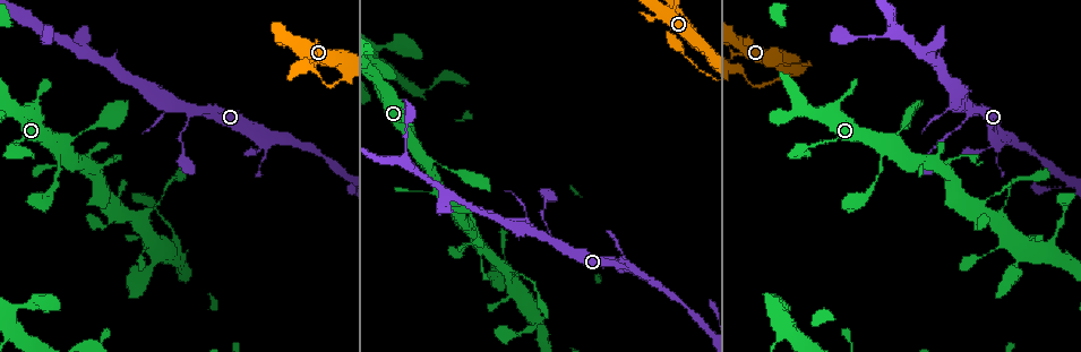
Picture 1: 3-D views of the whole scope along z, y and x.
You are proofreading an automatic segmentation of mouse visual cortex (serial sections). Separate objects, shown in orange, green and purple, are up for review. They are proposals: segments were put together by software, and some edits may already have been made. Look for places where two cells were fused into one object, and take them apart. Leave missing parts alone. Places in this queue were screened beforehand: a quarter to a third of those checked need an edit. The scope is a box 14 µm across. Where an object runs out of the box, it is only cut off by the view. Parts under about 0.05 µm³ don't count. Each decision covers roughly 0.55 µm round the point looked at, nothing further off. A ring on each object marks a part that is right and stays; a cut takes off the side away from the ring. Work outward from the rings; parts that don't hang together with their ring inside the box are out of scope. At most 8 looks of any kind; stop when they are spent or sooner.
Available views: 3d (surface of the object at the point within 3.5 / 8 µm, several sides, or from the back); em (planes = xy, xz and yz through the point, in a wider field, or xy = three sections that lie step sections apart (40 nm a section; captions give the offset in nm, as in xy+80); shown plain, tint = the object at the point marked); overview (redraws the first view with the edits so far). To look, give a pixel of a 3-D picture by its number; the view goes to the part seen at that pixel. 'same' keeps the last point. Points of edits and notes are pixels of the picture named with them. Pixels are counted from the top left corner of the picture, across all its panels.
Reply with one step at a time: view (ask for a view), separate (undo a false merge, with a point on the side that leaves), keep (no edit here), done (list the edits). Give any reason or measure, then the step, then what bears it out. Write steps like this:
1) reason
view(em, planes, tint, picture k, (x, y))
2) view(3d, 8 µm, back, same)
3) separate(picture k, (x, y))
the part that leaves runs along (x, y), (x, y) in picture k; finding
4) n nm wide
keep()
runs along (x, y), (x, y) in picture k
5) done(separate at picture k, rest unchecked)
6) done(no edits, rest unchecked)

thin arm on a thick one
view(3d, 3.5 µm, back, picture 1, (342, 79))

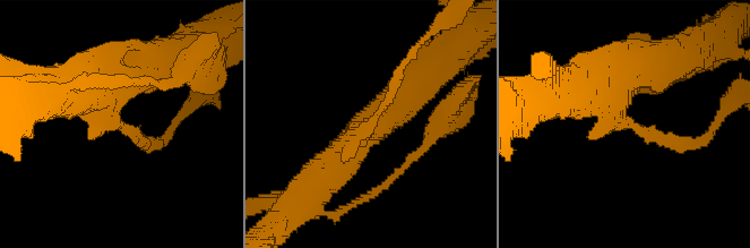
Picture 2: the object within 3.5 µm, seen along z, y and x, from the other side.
view(em, xy, step 3, tint, picture 2, (366, 128))

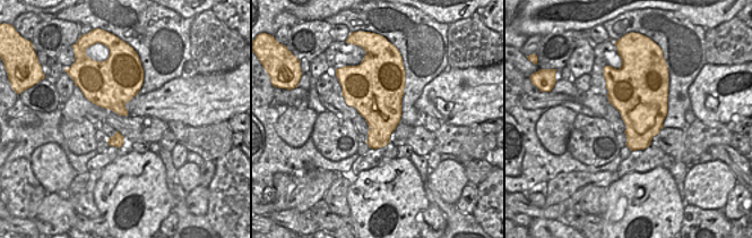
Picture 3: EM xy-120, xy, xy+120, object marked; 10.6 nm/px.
separate(picture 2, (678, 145))
the part that leaves runs along (645, 131), (691, 146), (723, 114) in picture 2; two cells meet here

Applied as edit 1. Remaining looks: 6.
view(overview)

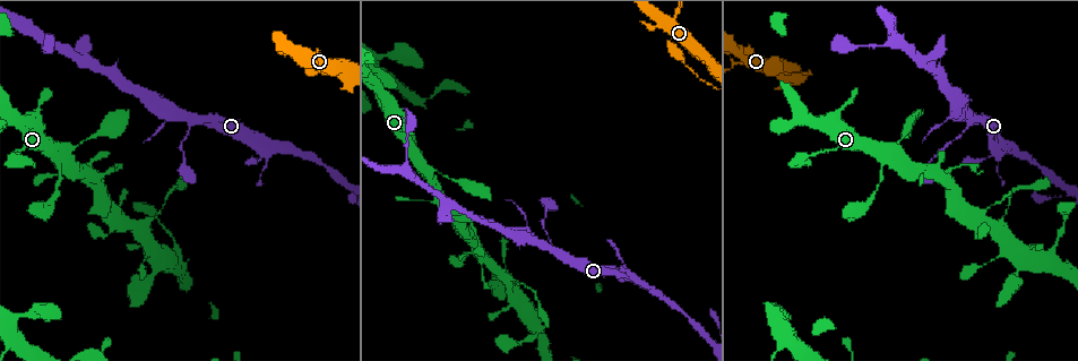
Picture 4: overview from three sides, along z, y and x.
sudden change in width
view(3d, 3.5 µm, picture 4, (516, 281))

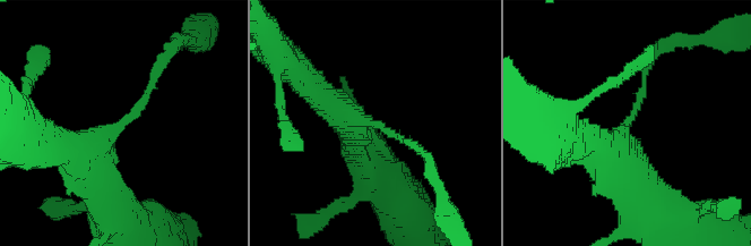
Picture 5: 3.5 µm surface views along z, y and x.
arms of 100, 450 nm
keep()
runs along (70, 151), (115, 129), (164, 60) in picture 5; one cell here

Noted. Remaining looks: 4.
thin neck
view(3d, 3.5 µm, back, picture 4, (263, 150))

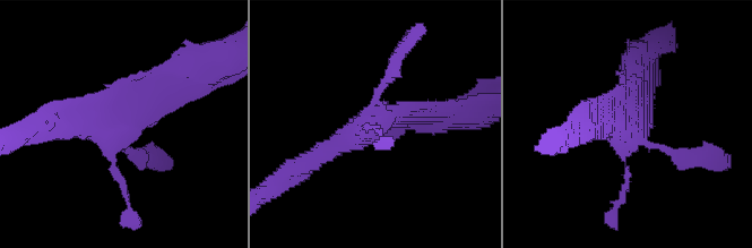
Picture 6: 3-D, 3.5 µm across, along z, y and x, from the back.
view(em, xy, step 3, tint, picture 6, (374, 119))

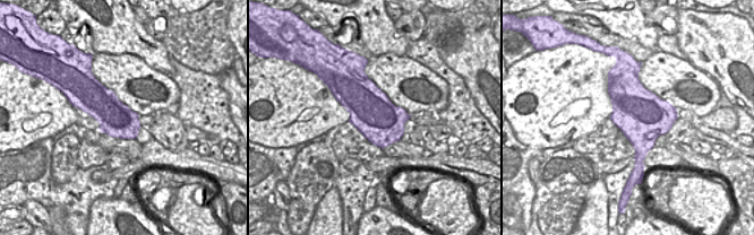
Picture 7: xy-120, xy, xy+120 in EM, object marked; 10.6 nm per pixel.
view(em, xy, step 2, tint, same)

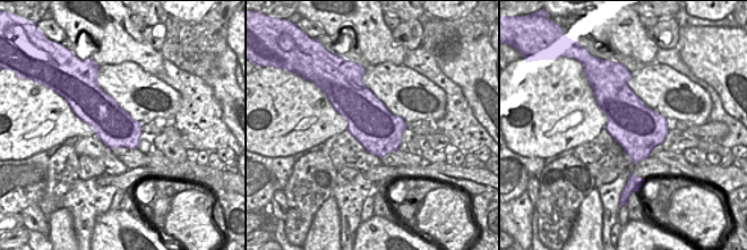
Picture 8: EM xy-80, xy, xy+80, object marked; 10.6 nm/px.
keep()
runs along (182, 73), (115, 131), (57, 128) in picture 6; all the same cell

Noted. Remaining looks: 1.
done(separate at picture 2, rest unchecked)

